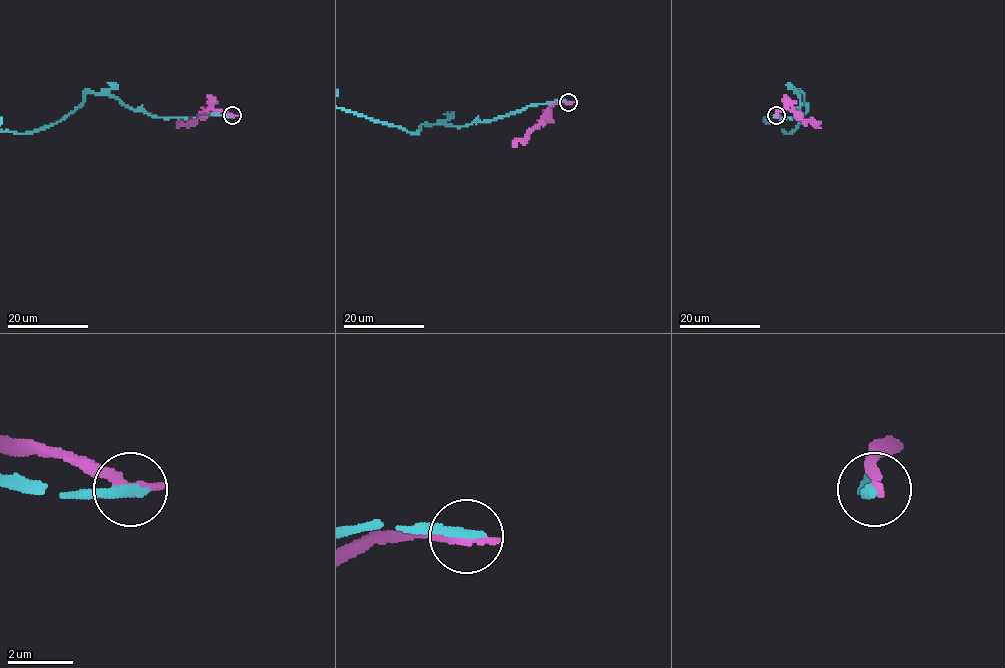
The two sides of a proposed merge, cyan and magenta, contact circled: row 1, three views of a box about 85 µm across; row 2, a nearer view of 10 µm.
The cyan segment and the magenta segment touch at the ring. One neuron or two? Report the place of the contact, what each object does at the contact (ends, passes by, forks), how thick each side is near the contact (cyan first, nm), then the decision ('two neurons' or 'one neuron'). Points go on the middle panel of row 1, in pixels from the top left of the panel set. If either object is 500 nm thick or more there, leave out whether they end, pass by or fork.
(568, 102) | cyan ends | magenta ends | 320/380 nm | two neurons

